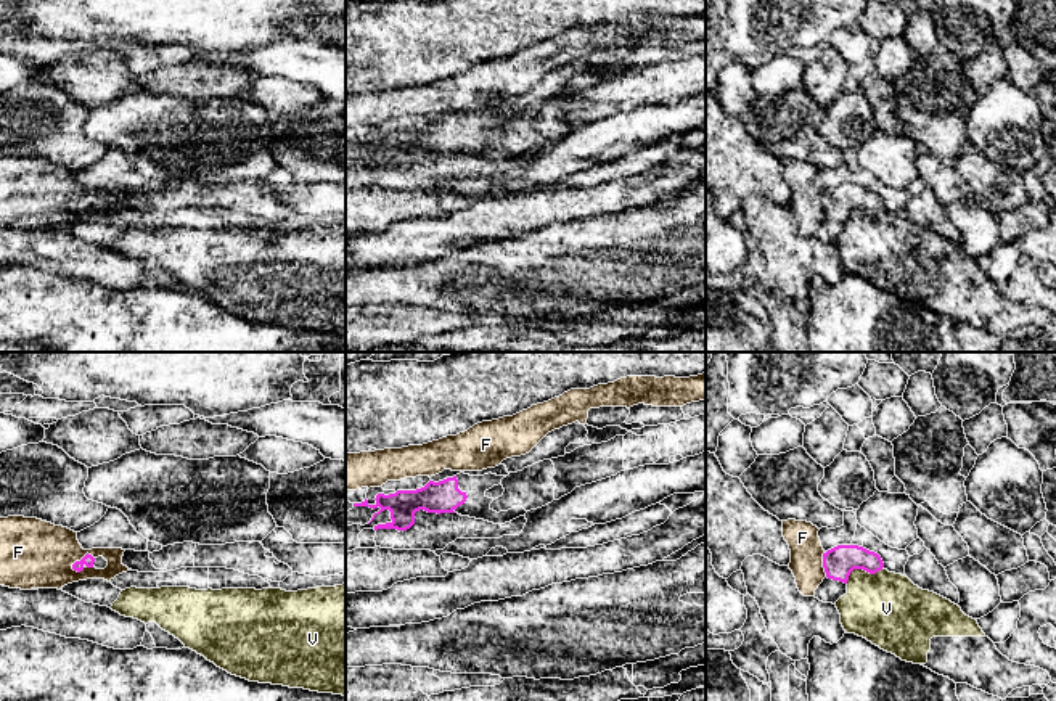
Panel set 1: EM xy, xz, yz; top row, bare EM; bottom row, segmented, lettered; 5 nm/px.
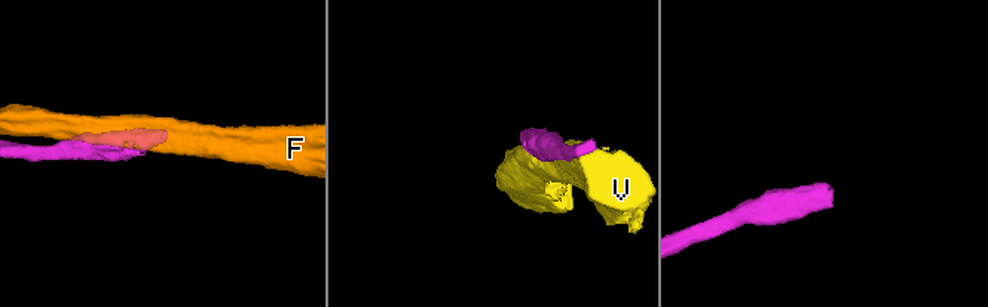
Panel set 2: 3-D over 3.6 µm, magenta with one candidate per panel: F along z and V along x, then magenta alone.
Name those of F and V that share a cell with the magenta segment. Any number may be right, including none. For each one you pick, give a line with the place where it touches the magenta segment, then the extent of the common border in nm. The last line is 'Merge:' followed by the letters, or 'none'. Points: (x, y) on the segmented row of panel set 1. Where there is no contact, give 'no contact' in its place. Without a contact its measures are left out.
Merge: none

